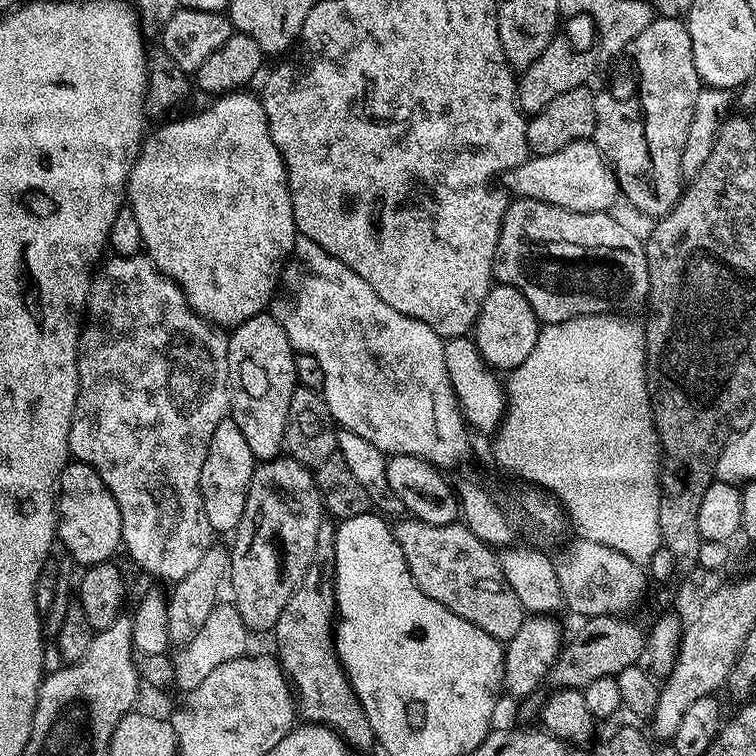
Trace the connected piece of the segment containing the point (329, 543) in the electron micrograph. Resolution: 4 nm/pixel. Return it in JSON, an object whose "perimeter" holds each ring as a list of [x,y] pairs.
{"perimeter":[[[321,522],[316,535],[316,559],[306,570],[306,578],[294,590],[286,610],[278,614],[274,629],[276,652],[280,667],[283,668],[288,683],[298,701],[298,716],[310,724],[325,724],[338,733],[349,748],[360,752],[377,751],[366,714],[362,710],[348,676],[336,657],[334,643],[334,621],[336,614],[336,545],[337,525]]]}

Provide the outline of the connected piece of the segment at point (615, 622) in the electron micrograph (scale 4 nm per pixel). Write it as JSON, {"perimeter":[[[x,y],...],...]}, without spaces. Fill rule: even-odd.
{"perimeter":[[[589,616],[583,621],[580,633],[563,645],[560,657],[550,673],[553,689],[584,689],[590,682],[607,676],[617,676],[626,666],[640,664],[646,652],[646,632],[632,620],[619,616]]]}

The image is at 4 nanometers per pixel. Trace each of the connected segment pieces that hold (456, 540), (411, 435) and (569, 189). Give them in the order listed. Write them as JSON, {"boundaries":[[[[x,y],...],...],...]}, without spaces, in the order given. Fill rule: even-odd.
{"boundaries":[[[[404,518],[400,522],[394,528],[396,541],[398,546],[402,546],[402,558],[406,558],[406,566],[422,594],[434,598],[434,602],[442,602],[442,606],[458,614],[458,618],[474,622],[478,630],[486,630],[486,634],[490,634],[495,640],[507,642],[514,638],[514,634],[518,634],[518,630],[522,630],[526,611],[506,580],[497,553],[489,545],[478,539],[463,522],[446,526],[432,526],[415,518]]],[[[297,235],[292,247],[292,254],[288,258],[288,263],[284,266],[284,272],[280,275],[280,283],[276,285],[276,295],[272,298],[270,314],[284,327],[293,349],[297,353],[305,352],[314,358],[318,358],[318,366],[322,366],[322,374],[324,375],[322,389],[324,401],[330,410],[330,414],[336,419],[337,425],[343,431],[358,434],[358,438],[366,438],[366,442],[374,442],[374,446],[378,446],[378,450],[382,450],[389,457],[413,456],[419,460],[430,462],[435,468],[441,470],[449,470],[448,468],[462,463],[471,454],[472,440],[468,437],[470,429],[464,415],[460,413],[460,404],[456,401],[456,395],[450,386],[450,376],[446,370],[445,337],[439,336],[434,330],[430,330],[430,326],[426,326],[426,322],[418,322],[406,314],[398,314],[398,310],[394,310],[394,306],[382,302],[382,298],[378,298],[378,294],[374,294],[374,286],[370,286],[370,282],[366,282],[366,278],[362,278],[354,270],[350,270],[350,266],[338,262],[338,258],[326,254],[326,250],[322,250],[322,246],[318,246],[318,242]]],[[[591,140],[570,142],[570,146],[562,146],[562,150],[554,150],[554,154],[529,155],[522,166],[507,173],[507,180],[507,191],[513,197],[546,202],[571,212],[608,212],[611,204],[618,200],[616,175]]]]}

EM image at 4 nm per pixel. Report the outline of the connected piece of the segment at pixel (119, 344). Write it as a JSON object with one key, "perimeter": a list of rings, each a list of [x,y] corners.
{"perimeter":[[[112,254],[95,269],[88,291],[86,319],[83,321],[78,342],[78,398],[72,415],[68,450],[73,461],[88,464],[99,474],[102,482],[106,482],[114,502],[118,502],[118,510],[122,514],[123,551],[126,550],[132,555],[133,562],[142,571],[149,572],[160,580],[168,580],[167,582],[186,578],[198,566],[198,562],[202,562],[202,558],[214,544],[214,533],[202,506],[200,479],[202,462],[206,462],[206,450],[210,446],[210,437],[214,435],[218,422],[222,422],[230,412],[228,338],[229,333],[225,329],[205,320],[188,305],[184,291],[172,279],[159,272],[156,264],[148,259],[147,255]]]}

